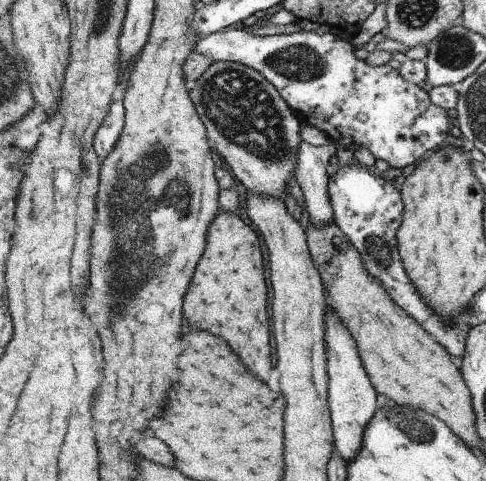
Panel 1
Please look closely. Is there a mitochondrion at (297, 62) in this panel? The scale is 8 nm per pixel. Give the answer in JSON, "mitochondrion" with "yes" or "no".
{"mitochondrion":"yes"}

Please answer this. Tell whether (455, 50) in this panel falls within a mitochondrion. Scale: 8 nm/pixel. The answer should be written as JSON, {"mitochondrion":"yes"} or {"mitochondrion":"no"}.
{"mitochondrion":"yes"}

